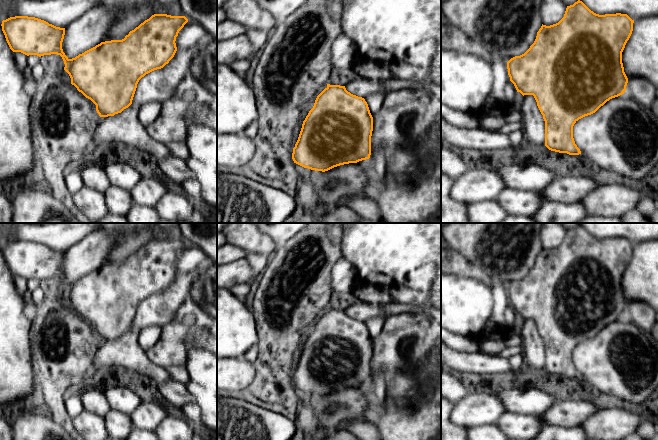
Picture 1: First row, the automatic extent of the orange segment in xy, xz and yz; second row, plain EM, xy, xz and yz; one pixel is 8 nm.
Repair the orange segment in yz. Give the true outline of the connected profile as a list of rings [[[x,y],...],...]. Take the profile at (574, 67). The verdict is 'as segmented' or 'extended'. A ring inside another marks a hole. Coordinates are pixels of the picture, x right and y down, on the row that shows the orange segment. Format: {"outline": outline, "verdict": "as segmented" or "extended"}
{"outline": [[[582,1],[567,6],[564,17],[556,24],[543,25],[536,39],[522,55],[507,62],[508,75],[517,92],[533,95],[545,121],[545,146],[555,152],[569,155],[581,154],[573,138],[573,126],[581,118],[595,113],[612,98],[626,91],[628,78],[624,72],[622,52],[633,31],[632,20],[627,14],[599,15]]], "verdict": "as segmented"}

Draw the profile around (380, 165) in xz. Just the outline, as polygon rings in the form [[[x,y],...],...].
[[[379,148],[374,153],[373,159],[373,175],[383,179],[388,168],[387,155],[382,148]]]

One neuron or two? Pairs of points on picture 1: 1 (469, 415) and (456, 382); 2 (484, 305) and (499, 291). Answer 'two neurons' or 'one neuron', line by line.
1: two neurons
2: two neurons

